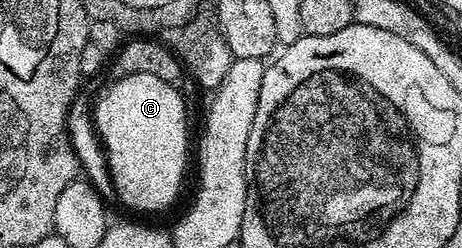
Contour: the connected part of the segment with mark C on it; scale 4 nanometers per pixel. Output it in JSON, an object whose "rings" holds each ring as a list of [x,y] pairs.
{"rings":[[[137,73],[124,79],[115,79],[112,84],[112,87],[94,104],[93,116],[94,128],[105,148],[107,166],[110,168],[111,179],[115,184],[118,202],[123,202],[125,206],[132,207],[135,211],[163,211],[178,197],[179,190],[183,187],[183,170],[187,167],[187,107],[179,96],[180,88],[161,81],[161,77],[149,77],[149,73]]]}

